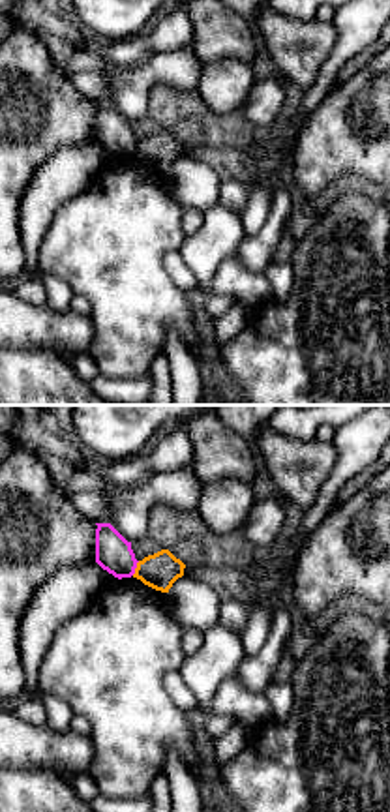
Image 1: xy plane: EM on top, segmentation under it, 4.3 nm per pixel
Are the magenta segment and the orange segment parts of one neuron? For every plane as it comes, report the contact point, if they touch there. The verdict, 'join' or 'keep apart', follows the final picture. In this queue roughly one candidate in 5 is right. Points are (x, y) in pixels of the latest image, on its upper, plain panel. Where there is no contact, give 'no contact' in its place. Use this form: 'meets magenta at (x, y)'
meets magenta at (135, 147)

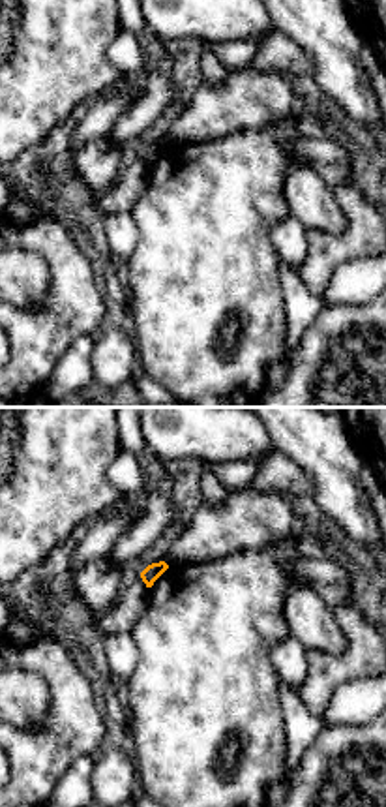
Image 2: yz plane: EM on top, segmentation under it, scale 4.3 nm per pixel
no contact

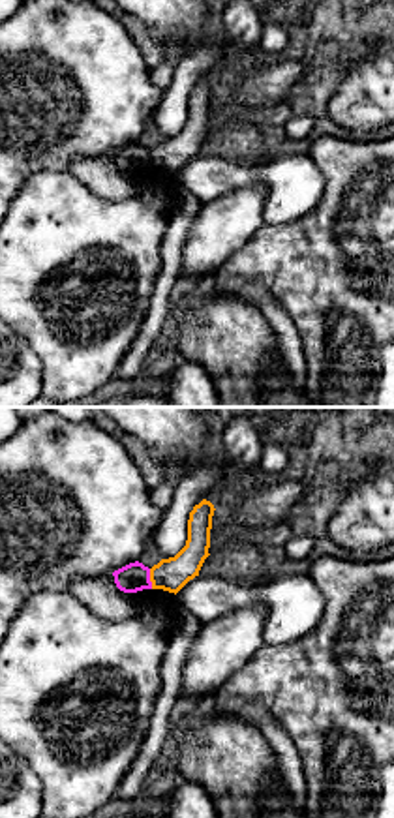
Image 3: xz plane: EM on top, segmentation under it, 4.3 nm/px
meets magenta at (149, 158)

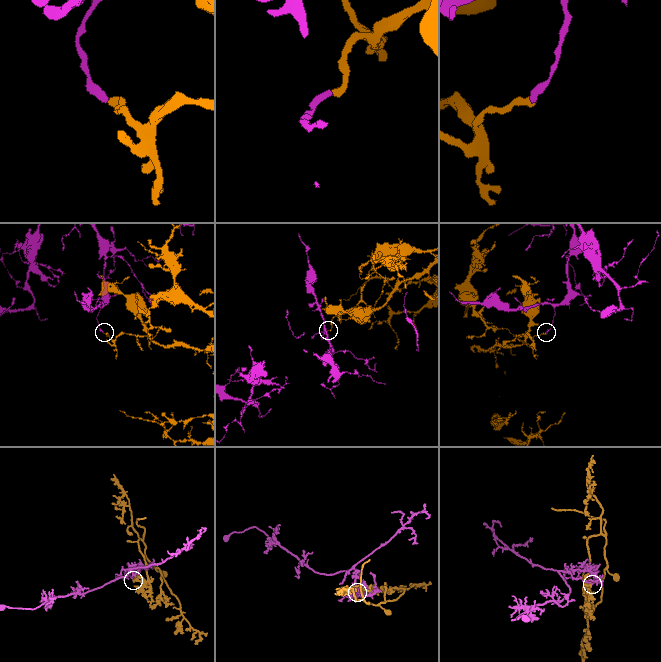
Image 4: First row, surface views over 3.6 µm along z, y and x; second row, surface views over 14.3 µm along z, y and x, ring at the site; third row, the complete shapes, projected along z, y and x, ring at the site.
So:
keep apart

